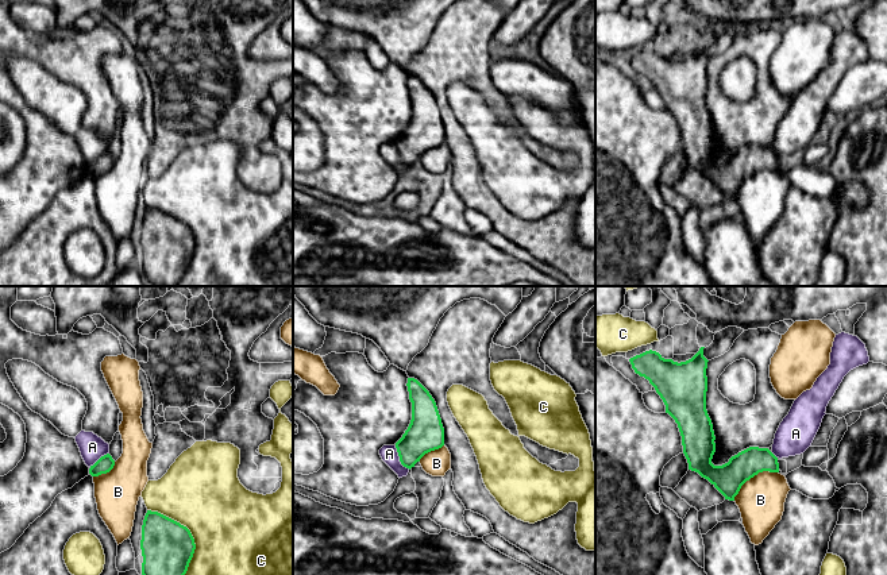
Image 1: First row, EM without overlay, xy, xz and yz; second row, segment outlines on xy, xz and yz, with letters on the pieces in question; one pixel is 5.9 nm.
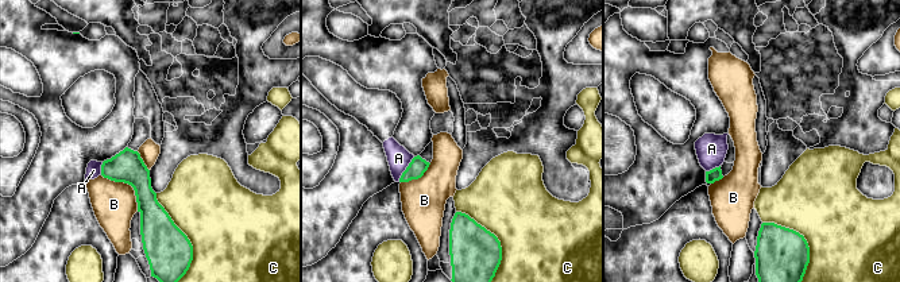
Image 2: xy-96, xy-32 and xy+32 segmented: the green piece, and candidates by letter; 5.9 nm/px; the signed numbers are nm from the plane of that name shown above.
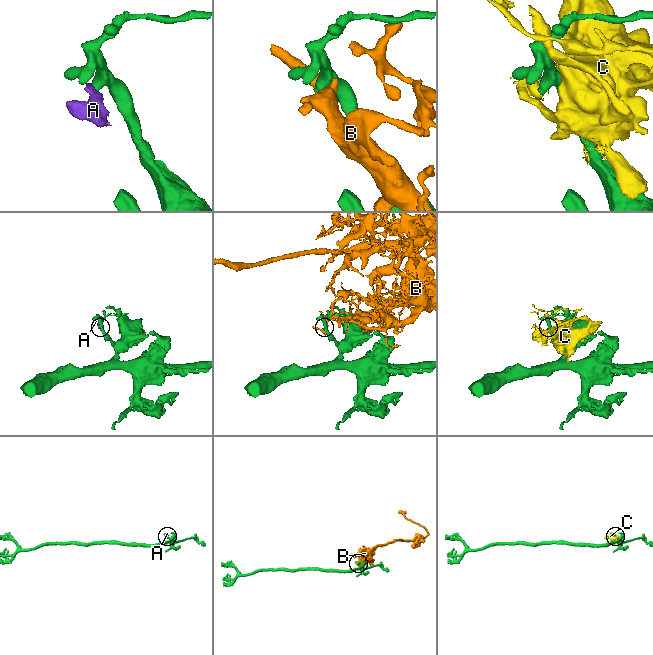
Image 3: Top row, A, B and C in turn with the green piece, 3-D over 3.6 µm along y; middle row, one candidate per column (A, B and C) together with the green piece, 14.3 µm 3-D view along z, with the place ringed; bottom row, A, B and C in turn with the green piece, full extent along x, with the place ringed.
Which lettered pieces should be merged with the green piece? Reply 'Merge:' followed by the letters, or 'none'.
Merge: none

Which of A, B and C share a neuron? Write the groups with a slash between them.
A / B / C

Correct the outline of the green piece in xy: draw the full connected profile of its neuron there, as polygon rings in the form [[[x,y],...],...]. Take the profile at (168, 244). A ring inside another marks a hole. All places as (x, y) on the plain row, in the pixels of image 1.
[[[147,208],[142,223],[142,273],[155,286],[177,286],[188,269],[196,242],[180,220]]]

